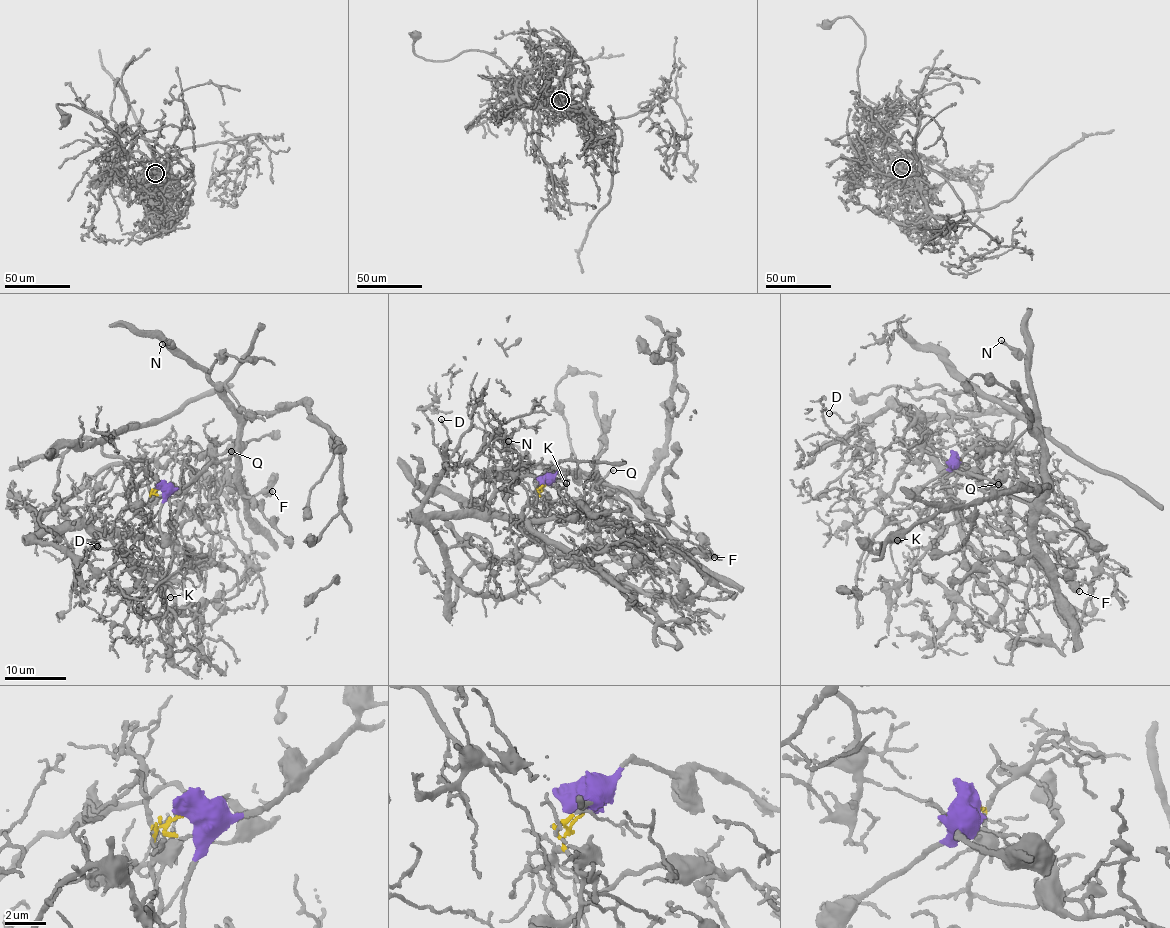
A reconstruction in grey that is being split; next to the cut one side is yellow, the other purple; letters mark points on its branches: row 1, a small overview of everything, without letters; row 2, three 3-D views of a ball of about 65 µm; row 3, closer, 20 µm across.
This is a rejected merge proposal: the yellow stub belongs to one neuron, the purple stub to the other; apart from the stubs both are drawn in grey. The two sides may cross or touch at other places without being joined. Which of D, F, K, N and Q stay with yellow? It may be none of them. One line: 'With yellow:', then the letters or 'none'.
With yellow: D, K

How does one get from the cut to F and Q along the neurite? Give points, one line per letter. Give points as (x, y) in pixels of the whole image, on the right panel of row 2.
F: (958, 460), (953, 466), (956, 470), (991, 480), (1029, 508), (1029, 536), (1034, 548), (1079, 591)
Q: (958, 460), (953, 466), (956, 470), (998, 480), (999, 484)

